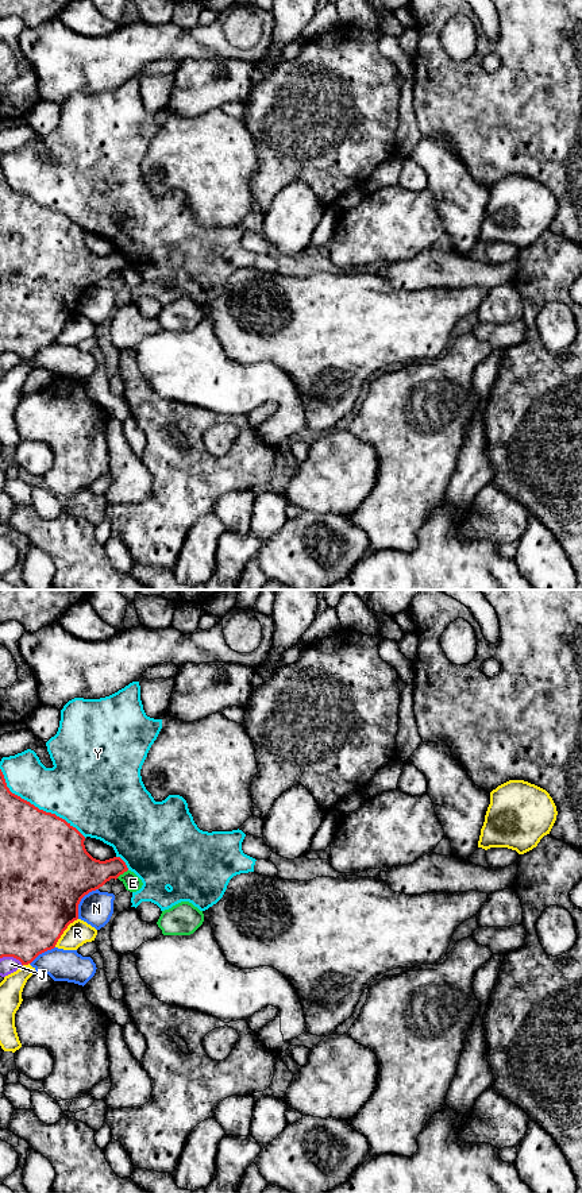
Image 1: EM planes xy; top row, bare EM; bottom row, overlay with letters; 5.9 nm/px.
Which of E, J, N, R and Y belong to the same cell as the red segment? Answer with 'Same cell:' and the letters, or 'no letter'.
Same cell: no letter

